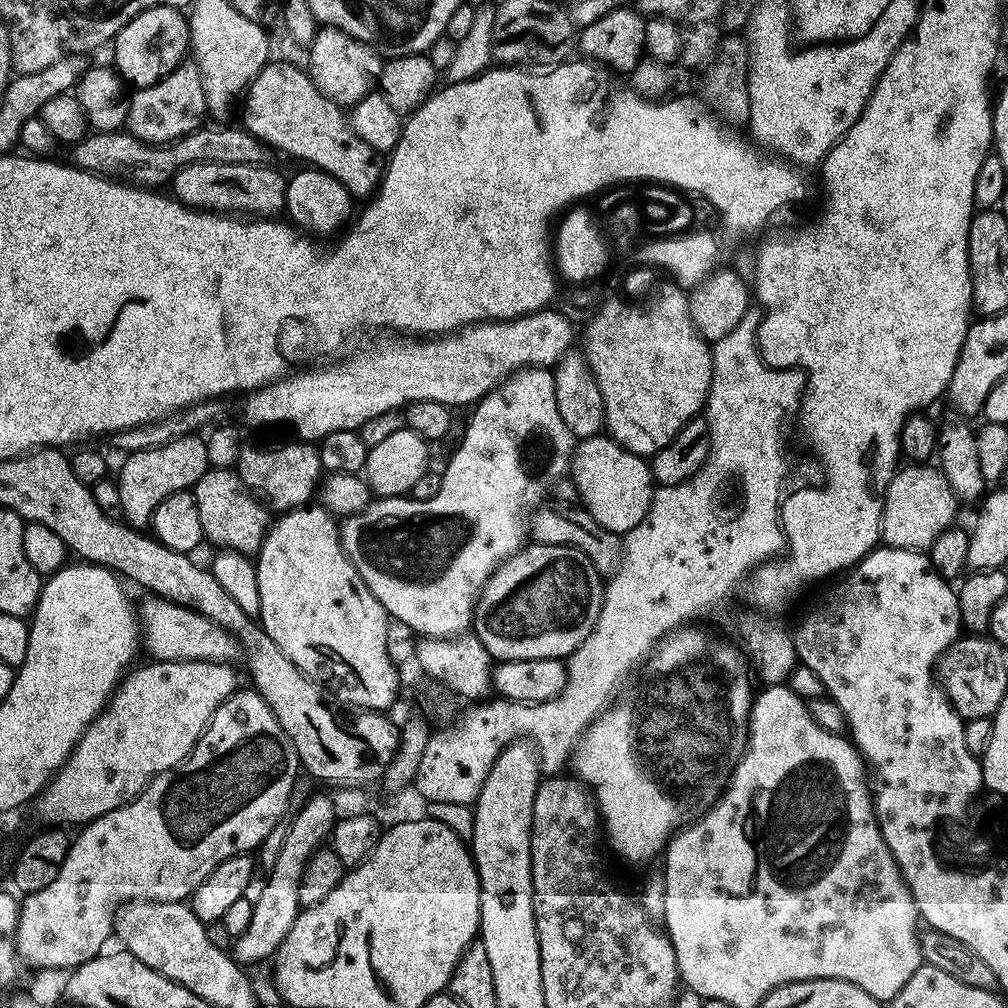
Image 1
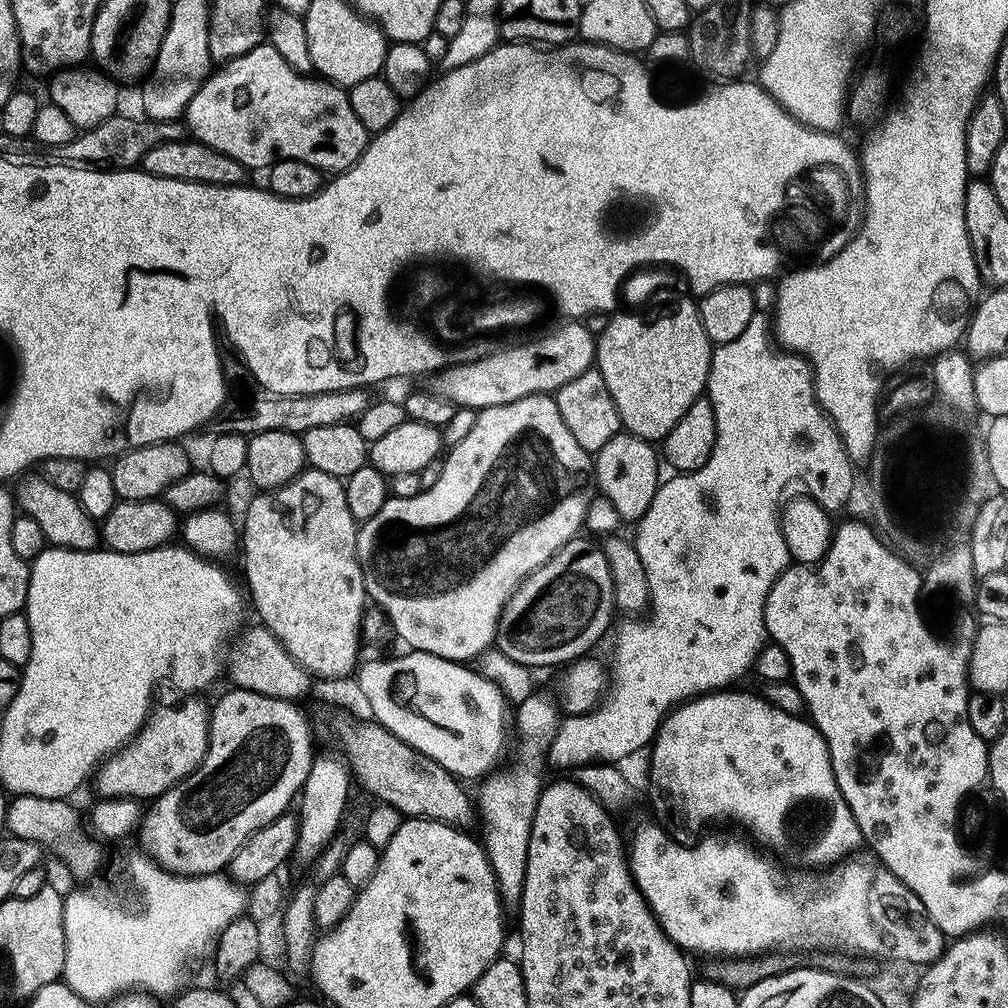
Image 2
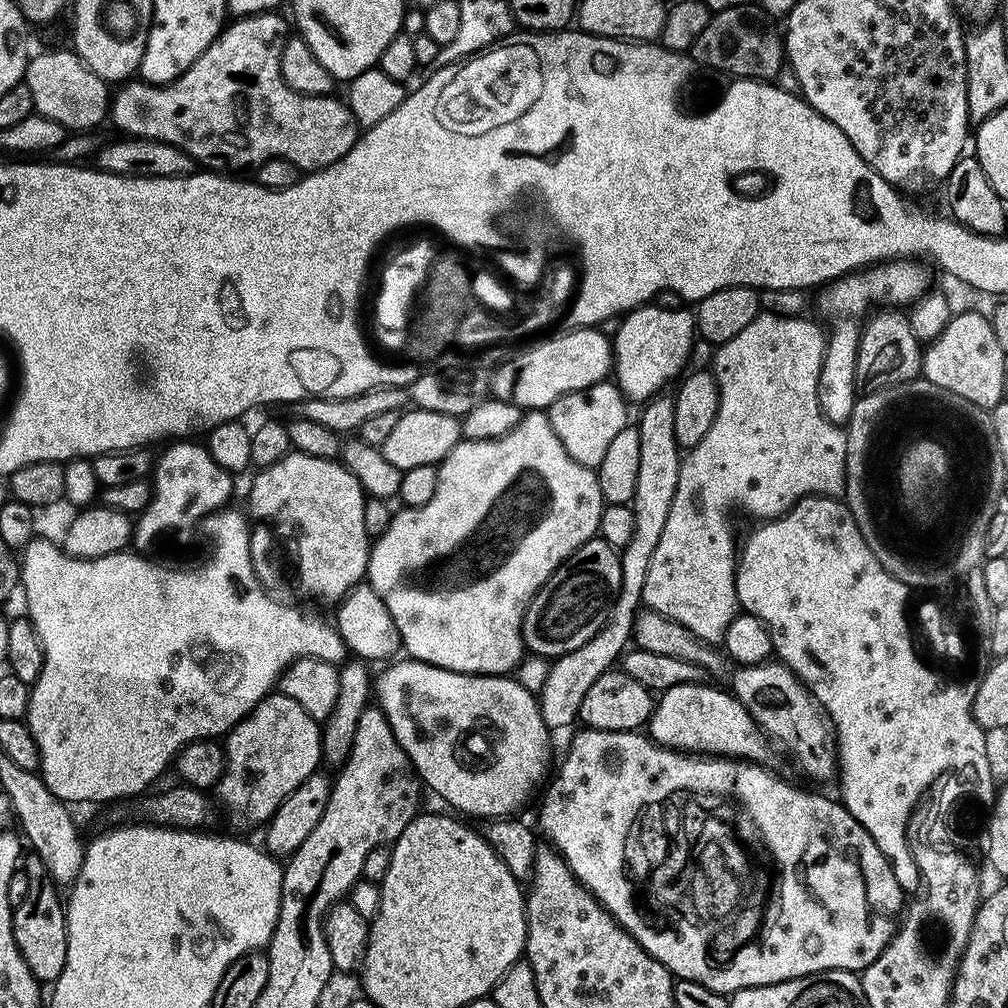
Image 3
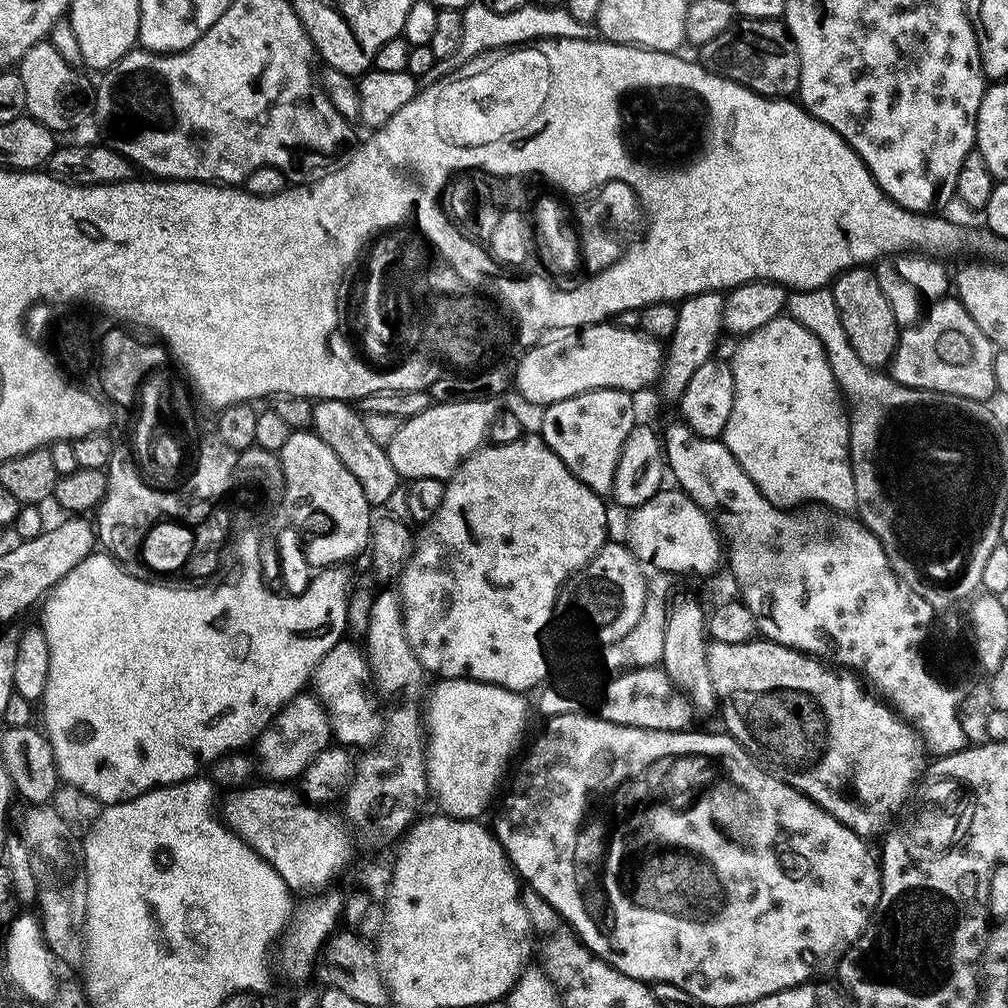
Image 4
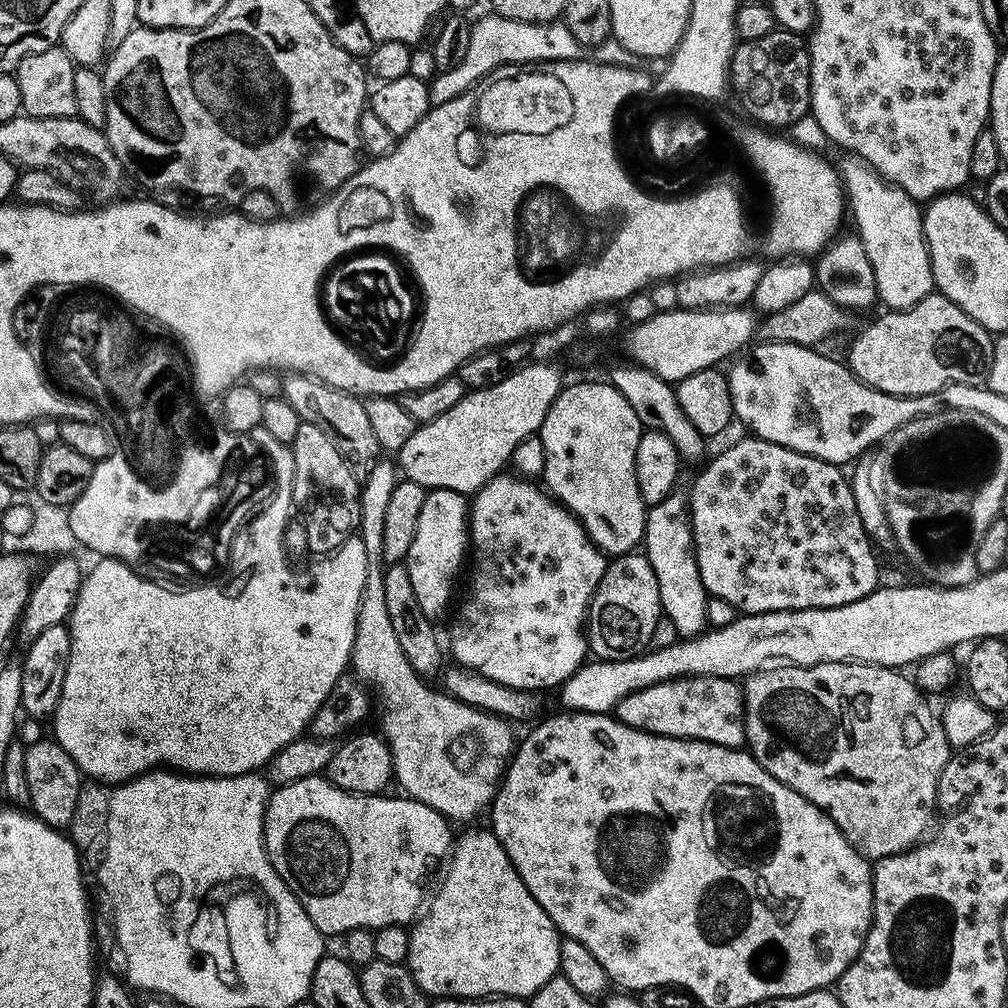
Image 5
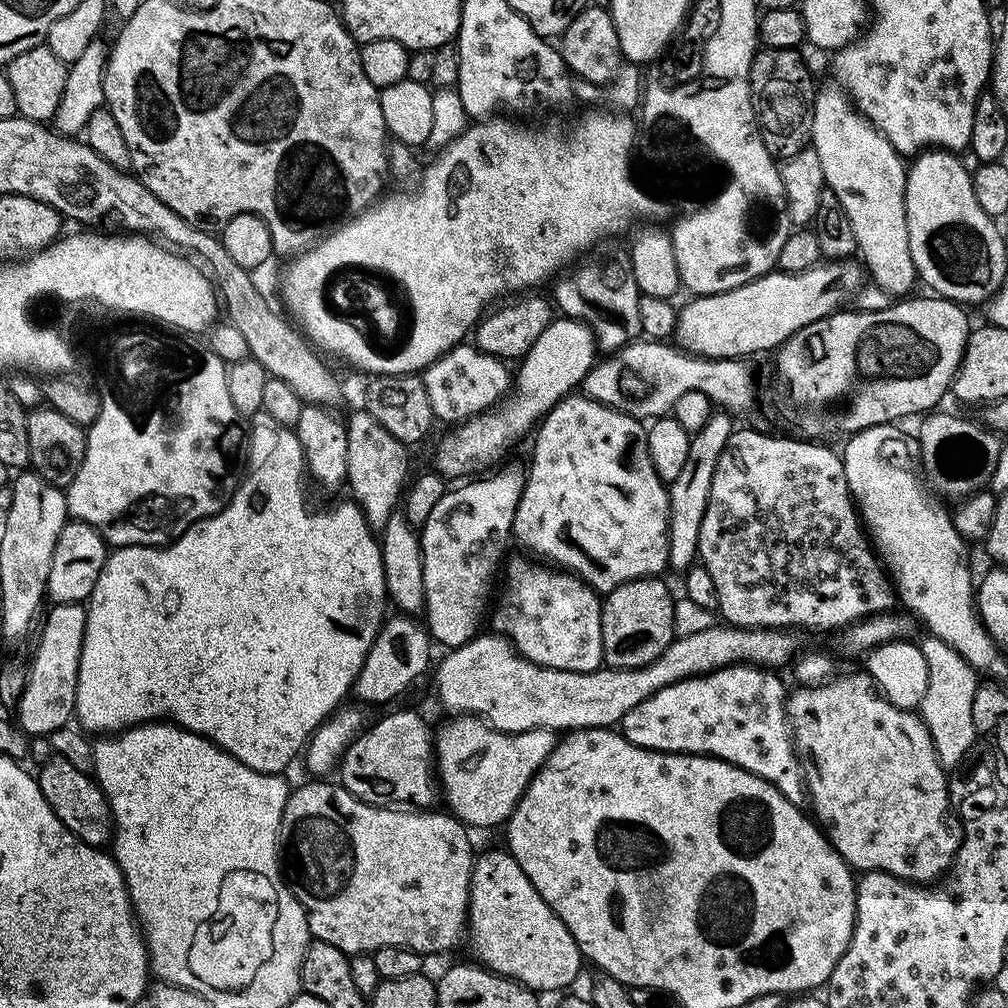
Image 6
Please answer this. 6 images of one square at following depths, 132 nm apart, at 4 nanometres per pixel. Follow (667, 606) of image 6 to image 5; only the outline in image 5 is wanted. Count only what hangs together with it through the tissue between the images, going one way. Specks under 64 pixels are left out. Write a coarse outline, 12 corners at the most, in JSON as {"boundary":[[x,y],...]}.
{"boundary":[[634,551],[605,567],[588,604],[597,660],[631,660],[660,620],[658,578]]}

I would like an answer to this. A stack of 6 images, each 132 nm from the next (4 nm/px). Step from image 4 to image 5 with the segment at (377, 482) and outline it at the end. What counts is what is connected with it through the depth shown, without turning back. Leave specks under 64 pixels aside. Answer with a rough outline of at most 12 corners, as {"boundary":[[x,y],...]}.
{"boundary":[[313,376],[283,377],[301,421],[362,482],[381,455],[363,401]]}

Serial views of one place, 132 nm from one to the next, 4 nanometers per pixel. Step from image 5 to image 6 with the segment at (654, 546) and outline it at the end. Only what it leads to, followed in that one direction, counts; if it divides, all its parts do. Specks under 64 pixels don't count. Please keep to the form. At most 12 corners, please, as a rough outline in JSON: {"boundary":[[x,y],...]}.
{"boundary":[[713,411],[691,433],[668,484],[668,562],[698,560],[698,534],[733,417]]}

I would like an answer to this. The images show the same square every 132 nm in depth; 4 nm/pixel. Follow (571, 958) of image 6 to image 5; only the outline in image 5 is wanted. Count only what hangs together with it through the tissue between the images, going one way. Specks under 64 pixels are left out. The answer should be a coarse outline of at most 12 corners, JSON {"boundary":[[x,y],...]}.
{"boundary":[[490,830],[408,932],[429,998],[531,998],[562,933]]}

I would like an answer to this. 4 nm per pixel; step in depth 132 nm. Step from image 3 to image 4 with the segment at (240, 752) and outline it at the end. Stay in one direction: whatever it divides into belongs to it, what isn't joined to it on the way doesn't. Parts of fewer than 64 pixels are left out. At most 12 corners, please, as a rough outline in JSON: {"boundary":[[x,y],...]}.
{"boundary":[[315,694],[295,696],[255,741],[258,768],[292,782],[333,739]]}

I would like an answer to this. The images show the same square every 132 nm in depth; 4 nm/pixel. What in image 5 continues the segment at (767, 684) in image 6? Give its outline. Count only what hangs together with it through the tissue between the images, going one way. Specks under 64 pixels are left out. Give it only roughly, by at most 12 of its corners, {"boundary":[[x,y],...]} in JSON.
{"boundary":[[683,676],[622,698],[626,726],[743,749],[744,693]]}

